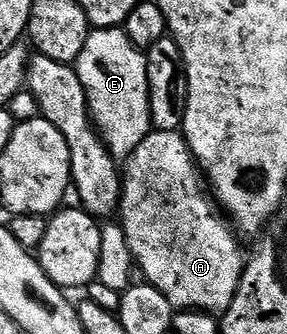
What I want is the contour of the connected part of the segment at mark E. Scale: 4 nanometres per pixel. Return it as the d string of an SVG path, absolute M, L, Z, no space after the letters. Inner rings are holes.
M94 29L89 35L83 52L77 57L75 69L83 84L85 94L89 97L89 113L98 131L103 135L110 151L118 159L128 159L133 150L139 148L140 142L149 135L153 125L153 111L149 106L148 57L126 36L124 29Z

